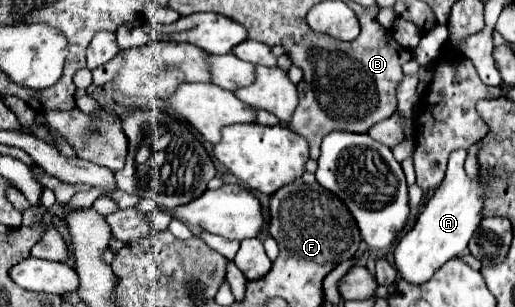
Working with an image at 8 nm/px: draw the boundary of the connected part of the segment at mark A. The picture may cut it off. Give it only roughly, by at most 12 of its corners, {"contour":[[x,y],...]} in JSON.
{"contour":[[455,150],[395,248],[411,284],[461,256],[483,220],[487,172]]}

